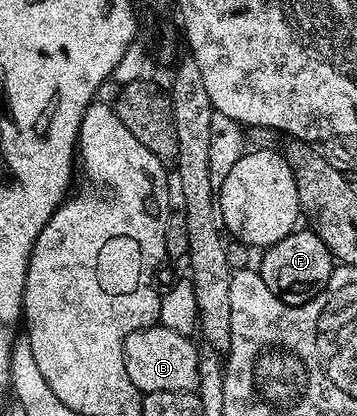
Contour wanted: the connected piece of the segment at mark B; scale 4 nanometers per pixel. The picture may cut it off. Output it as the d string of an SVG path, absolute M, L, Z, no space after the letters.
M158 323L147 329L133 331L133 335L125 339L123 348L125 371L129 371L133 387L142 394L153 391L196 392L199 387L200 350L193 342L191 337L181 335L177 331L169 331L169 327Z

